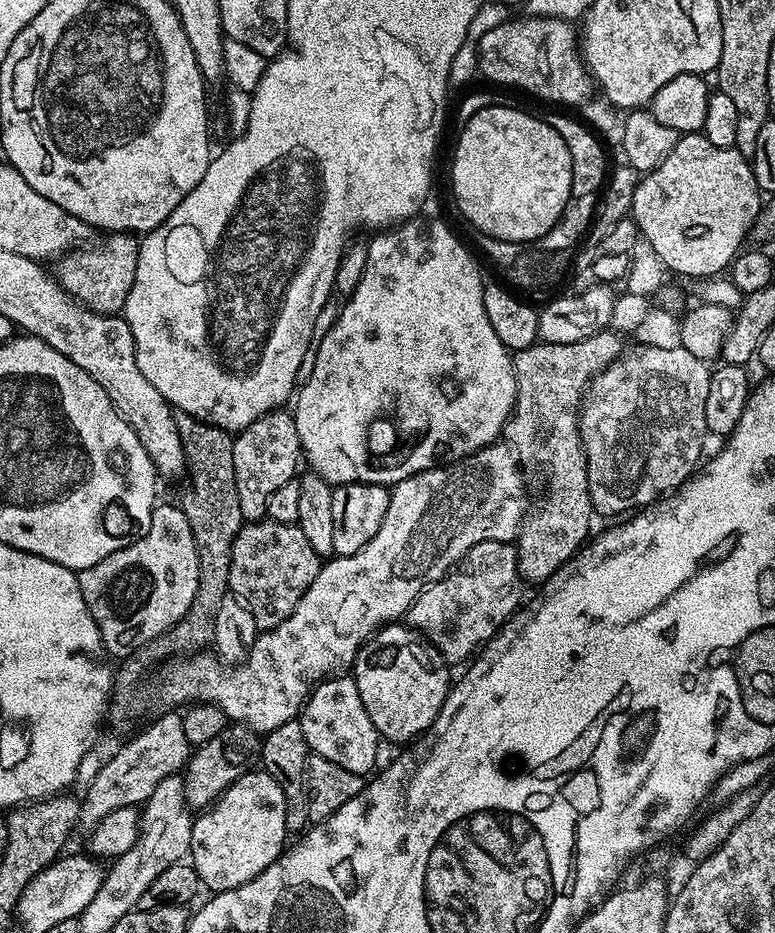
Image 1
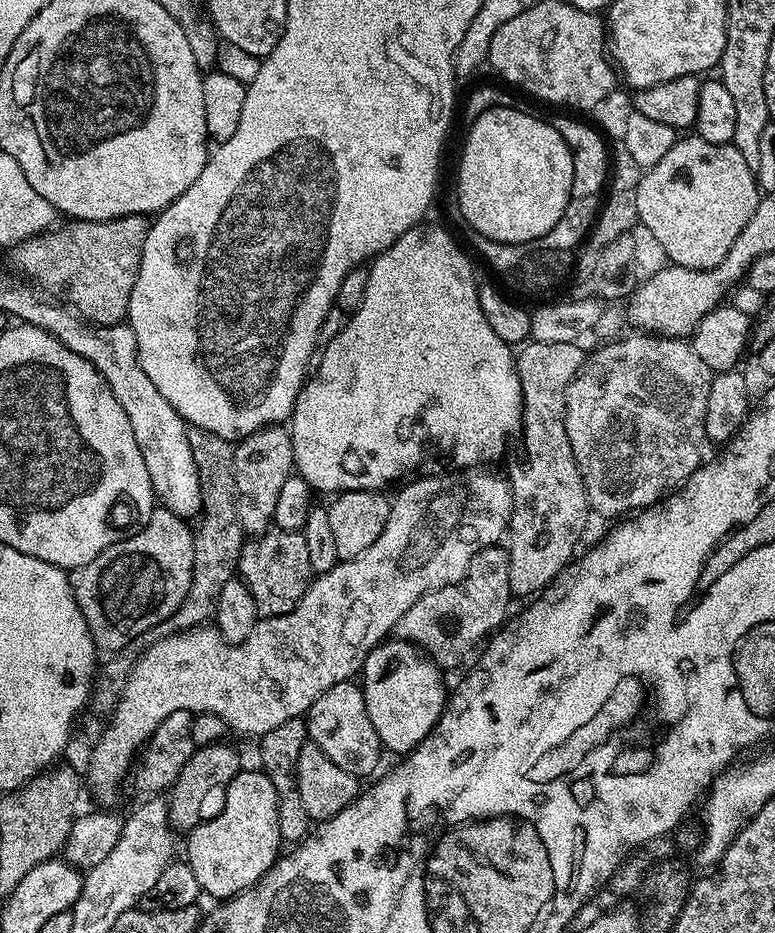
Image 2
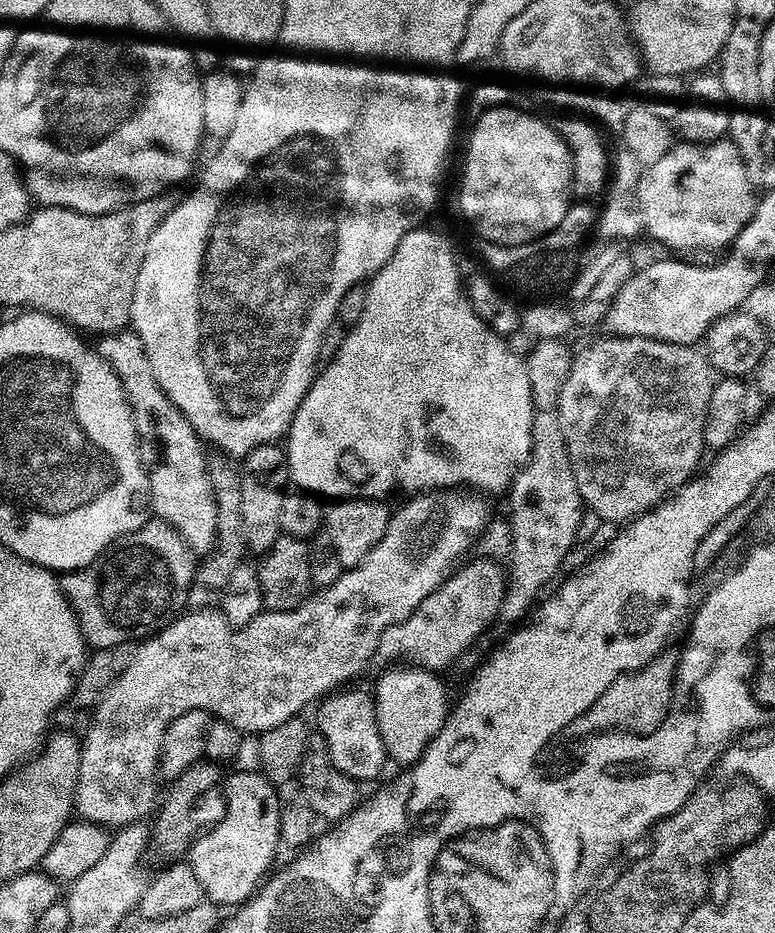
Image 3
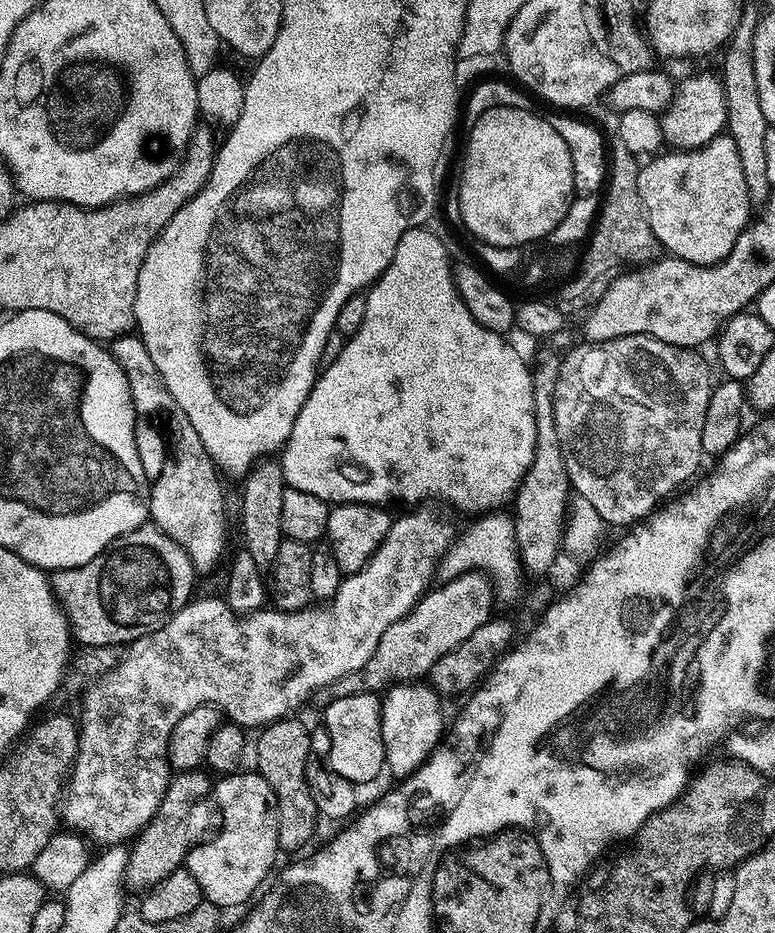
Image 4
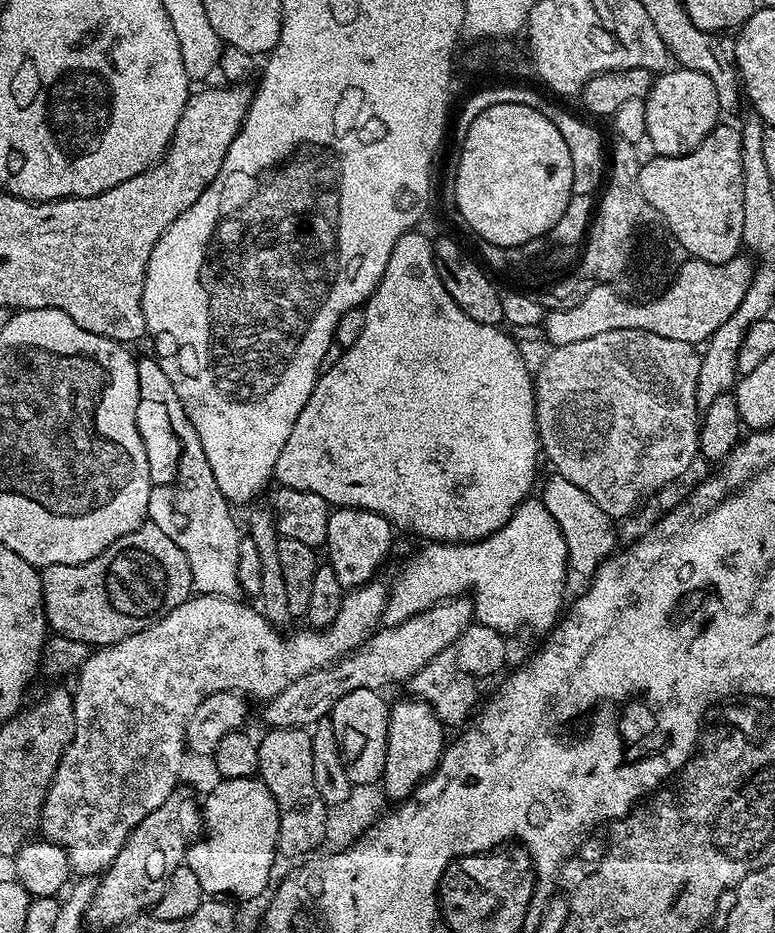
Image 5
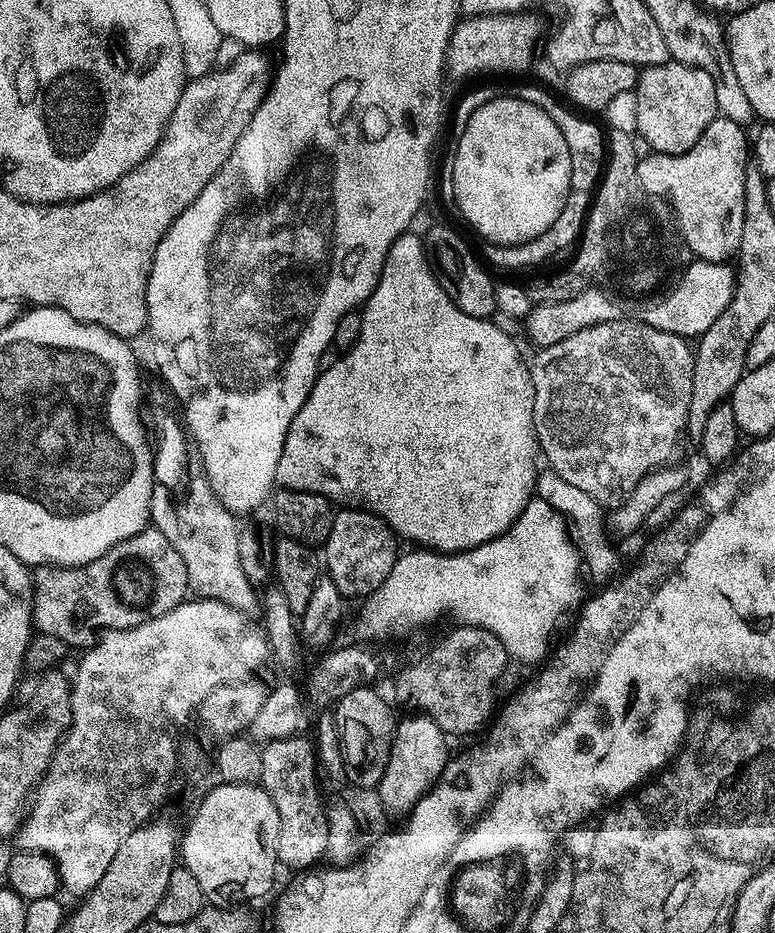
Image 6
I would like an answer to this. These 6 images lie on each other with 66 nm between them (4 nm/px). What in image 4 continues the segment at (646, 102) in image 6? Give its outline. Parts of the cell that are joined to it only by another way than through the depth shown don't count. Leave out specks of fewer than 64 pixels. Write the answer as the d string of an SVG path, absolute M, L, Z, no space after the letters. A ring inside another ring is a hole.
M704 72L701 76L688 76L675 85L672 99L660 116L660 130L669 149L687 150L710 143L725 131L727 122L726 94L721 77Z

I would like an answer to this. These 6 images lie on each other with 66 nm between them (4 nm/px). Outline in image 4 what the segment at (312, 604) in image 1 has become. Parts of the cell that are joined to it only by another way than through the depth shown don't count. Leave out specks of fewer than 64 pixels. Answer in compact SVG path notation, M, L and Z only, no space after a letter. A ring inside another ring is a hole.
M412 510L409 511L412 512L409 516L397 515L393 519L382 546L378 546L378 550L370 558L367 566L360 572L345 575L338 586L337 593L334 594L332 600L327 601L326 606L309 606L303 608L301 612L281 612L279 610L268 612L269 610L261 610L259 612L237 614L228 605L228 601L223 598L217 598L217 600L199 600L199 598L196 598L189 602L185 608L179 608L158 630L133 640L131 644L127 645L126 651L121 655L119 662L109 672L101 675L95 681L97 684L84 696L84 709L81 710L80 716L78 715L78 731L80 733L78 746L80 748L76 751L76 761L72 764L71 773L66 781L66 791L62 796L63 823L65 820L68 823L65 825L71 831L87 838L89 841L97 840L100 846L120 846L131 841L148 825L150 818L154 818L158 806L164 801L168 781L174 775L174 769L168 754L168 743L172 737L174 726L178 726L178 722L182 722L182 718L186 714L190 714L190 710L194 710L199 704L214 704L223 709L231 723L238 724L245 730L251 730L251 728L256 730L261 726L273 724L275 720L285 719L291 713L288 711L303 696L309 695L308 697L311 697L317 690L325 688L329 684L335 684L338 678L364 668L366 662L370 662L370 654L374 654L374 646L378 646L378 638L382 638L382 634L386 634L386 626L398 622L398 618L405 616L420 601L428 586L426 585L428 578L431 574L433 576L438 559L450 543L450 536L444 533L443 526L430 513L420 511L424 510Z

